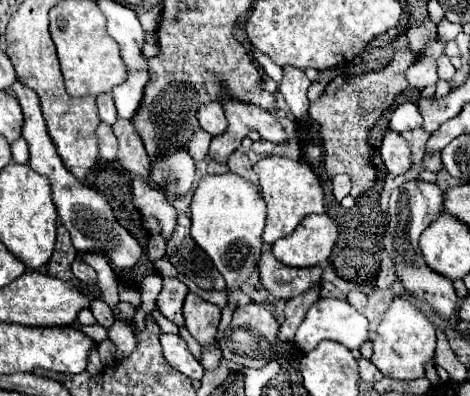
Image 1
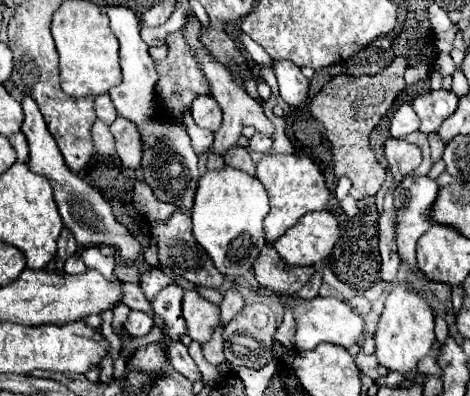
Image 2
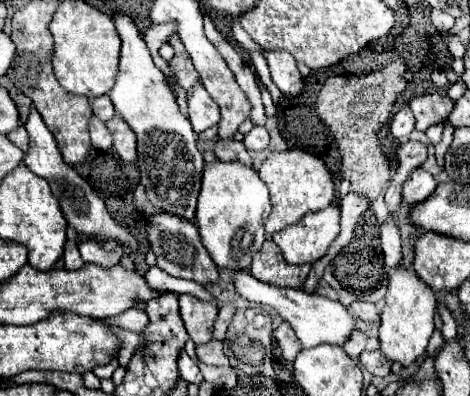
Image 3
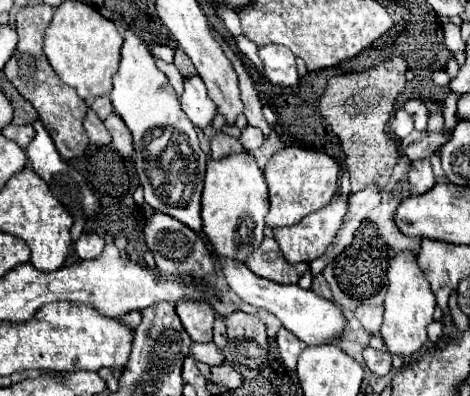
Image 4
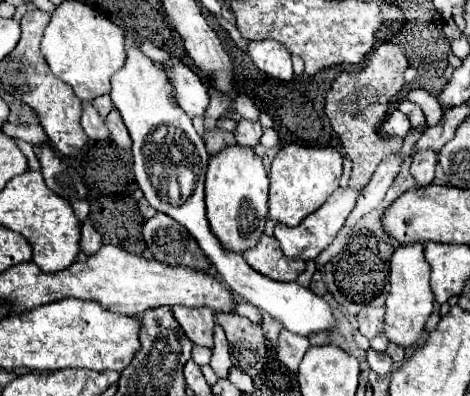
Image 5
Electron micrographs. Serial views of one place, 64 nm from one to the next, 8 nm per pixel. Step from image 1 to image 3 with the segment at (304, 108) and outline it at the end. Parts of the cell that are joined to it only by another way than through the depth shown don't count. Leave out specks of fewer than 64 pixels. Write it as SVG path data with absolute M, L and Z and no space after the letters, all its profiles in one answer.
M280 50L264 52L264 58L268 60L270 76L274 84L280 88L280 92L288 98L298 96L304 88L304 78L296 68L294 58L288 52L280 52Z

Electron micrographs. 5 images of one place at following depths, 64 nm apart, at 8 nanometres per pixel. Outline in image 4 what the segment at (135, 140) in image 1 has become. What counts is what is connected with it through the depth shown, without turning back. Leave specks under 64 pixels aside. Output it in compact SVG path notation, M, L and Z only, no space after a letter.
M112 114L104 120L108 132L112 134L112 146L116 148L116 152L124 158L132 158L134 154L134 142L132 142L132 132L128 130L128 126L124 124L124 120L120 120L120 116Z

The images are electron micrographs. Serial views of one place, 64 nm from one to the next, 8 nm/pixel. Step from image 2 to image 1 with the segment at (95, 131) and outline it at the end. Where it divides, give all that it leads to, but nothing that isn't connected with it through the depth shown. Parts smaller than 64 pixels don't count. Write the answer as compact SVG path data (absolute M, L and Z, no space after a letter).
M100 124L96 130L98 136L98 148L100 148L100 156L104 160L116 160L116 150L118 150L118 140L112 132L112 128L108 124Z

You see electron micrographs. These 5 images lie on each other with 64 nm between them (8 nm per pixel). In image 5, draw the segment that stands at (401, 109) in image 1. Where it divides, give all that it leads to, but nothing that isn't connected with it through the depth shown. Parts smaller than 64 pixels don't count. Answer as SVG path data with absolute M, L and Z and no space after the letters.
M394 110L392 114L388 114L388 120L384 120L384 124L380 126L380 132L384 134L392 134L392 136L406 136L410 132L410 120L406 114L402 114L400 110Z

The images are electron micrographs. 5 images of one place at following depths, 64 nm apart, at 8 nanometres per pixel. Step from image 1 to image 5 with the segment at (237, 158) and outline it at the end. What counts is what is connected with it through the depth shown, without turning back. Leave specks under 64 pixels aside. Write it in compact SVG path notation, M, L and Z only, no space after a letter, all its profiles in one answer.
M218 128L206 132L204 140L206 140L206 150L208 150L210 156L216 156L220 150L236 144L232 132L224 132L224 130L218 130Z

